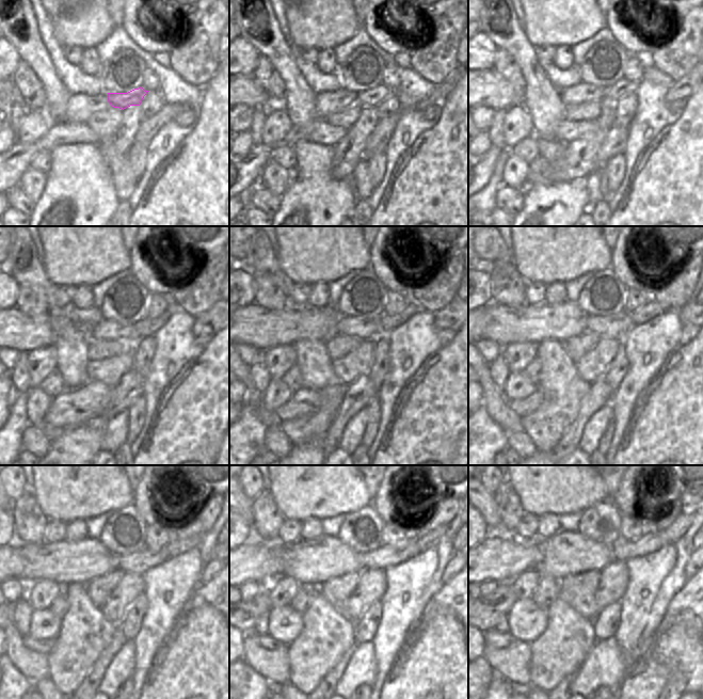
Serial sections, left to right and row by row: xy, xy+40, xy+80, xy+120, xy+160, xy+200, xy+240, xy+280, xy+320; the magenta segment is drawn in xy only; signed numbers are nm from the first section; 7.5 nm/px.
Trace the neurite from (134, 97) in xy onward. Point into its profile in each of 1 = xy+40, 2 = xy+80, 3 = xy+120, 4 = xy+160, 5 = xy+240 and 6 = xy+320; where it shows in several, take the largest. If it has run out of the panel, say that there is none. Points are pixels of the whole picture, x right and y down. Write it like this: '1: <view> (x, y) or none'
1: xy+40 (371, 98)
2: xy+80 (623, 88)
3: xy+120 (147, 327)
4: xy+160 (387, 323)
5: xy+240 (175, 547)
6: xy+320 (678, 528)

